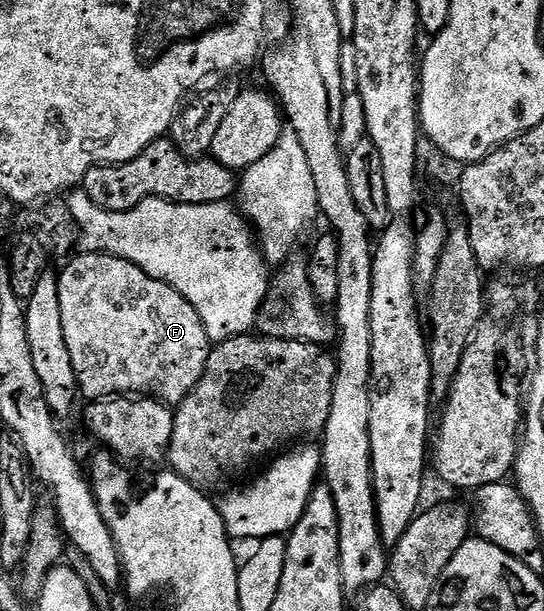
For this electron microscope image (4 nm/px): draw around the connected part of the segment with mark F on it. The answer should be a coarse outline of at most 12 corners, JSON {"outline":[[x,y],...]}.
{"outline":[[126,259],[59,270],[88,399],[185,401],[210,352],[198,311]]}

